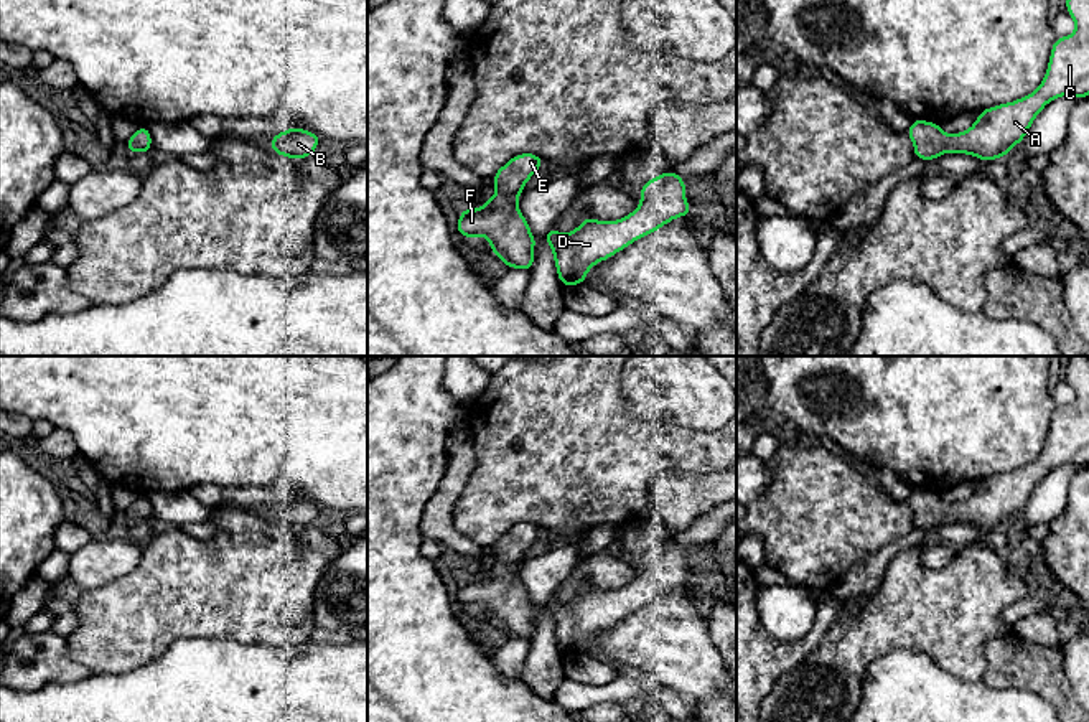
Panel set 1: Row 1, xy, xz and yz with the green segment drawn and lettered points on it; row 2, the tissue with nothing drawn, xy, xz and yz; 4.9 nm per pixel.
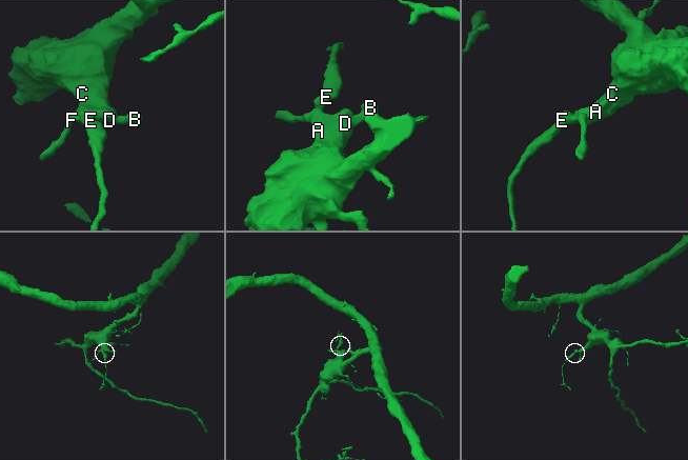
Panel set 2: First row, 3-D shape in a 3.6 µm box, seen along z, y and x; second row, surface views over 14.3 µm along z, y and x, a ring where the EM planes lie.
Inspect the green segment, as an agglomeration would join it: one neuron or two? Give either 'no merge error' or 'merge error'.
no merge error

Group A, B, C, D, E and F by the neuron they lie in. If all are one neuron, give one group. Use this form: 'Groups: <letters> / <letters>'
Groups: A B C D E F

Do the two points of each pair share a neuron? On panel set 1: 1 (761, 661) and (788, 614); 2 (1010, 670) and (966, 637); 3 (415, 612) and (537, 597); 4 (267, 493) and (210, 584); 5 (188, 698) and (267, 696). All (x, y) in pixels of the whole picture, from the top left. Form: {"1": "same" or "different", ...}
{"1": "different", "2": "different", "3": "different", "4": "different", "5": "same"}

